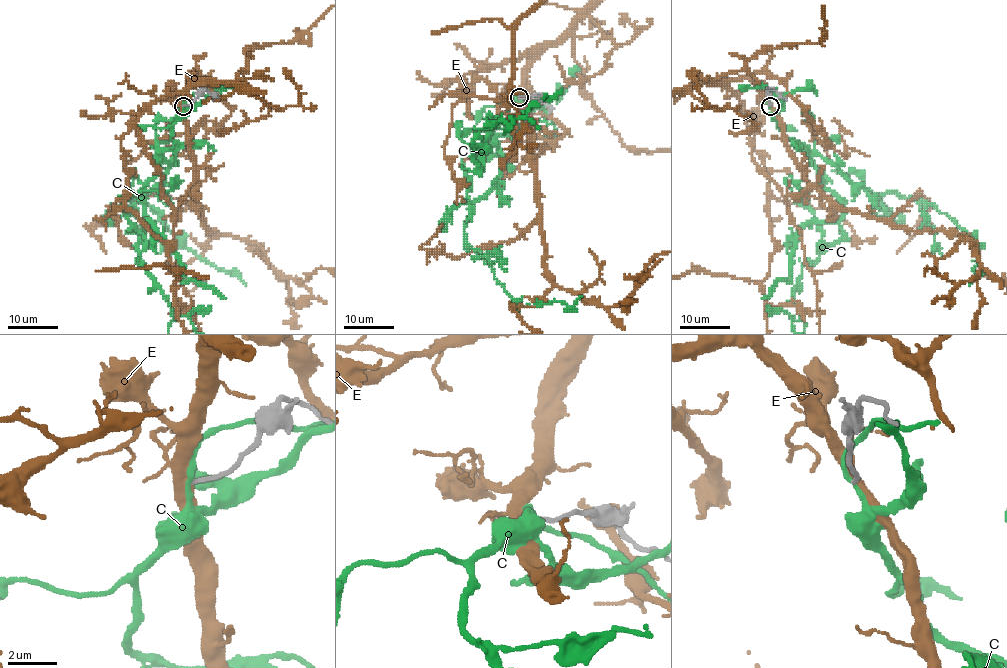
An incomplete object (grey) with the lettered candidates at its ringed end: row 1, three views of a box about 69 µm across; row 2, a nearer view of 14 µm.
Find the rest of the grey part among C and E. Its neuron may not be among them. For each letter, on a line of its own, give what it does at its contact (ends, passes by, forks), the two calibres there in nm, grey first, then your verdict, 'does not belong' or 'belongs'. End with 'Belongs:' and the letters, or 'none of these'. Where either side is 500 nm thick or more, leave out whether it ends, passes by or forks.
C: it passes by; calibres 160 and 200 nm; does not belong
E: it passes by; calibres 160 and 480 nm; does not belong
Belongs: none of these

